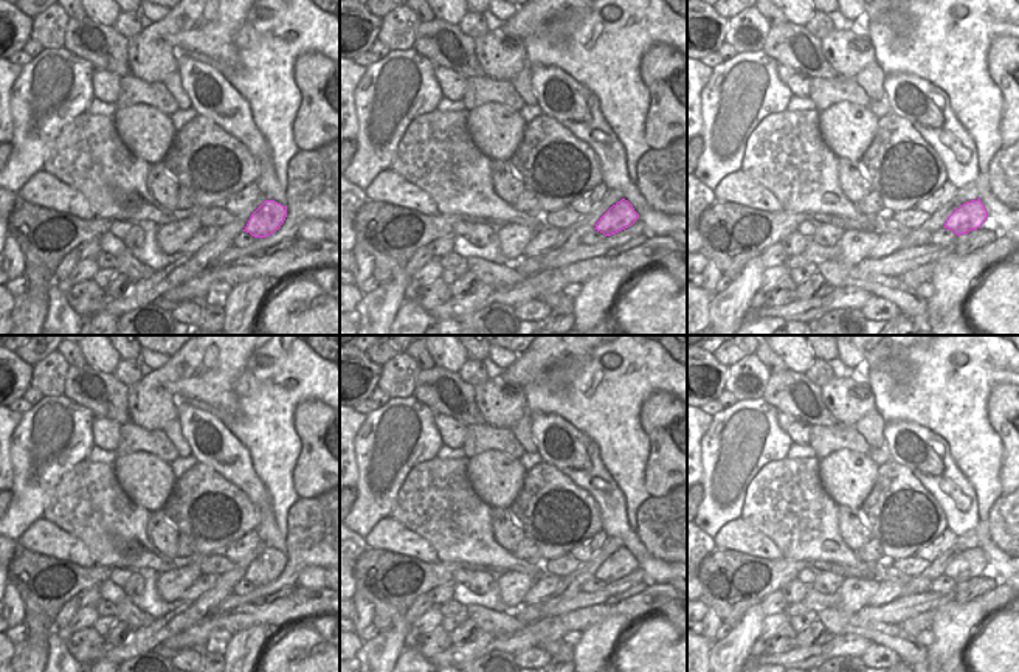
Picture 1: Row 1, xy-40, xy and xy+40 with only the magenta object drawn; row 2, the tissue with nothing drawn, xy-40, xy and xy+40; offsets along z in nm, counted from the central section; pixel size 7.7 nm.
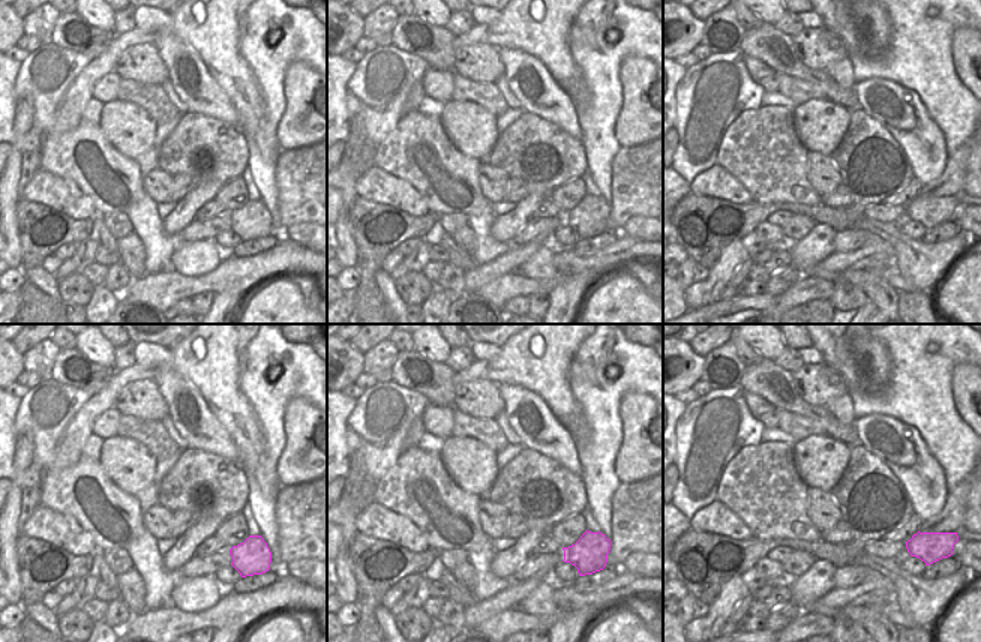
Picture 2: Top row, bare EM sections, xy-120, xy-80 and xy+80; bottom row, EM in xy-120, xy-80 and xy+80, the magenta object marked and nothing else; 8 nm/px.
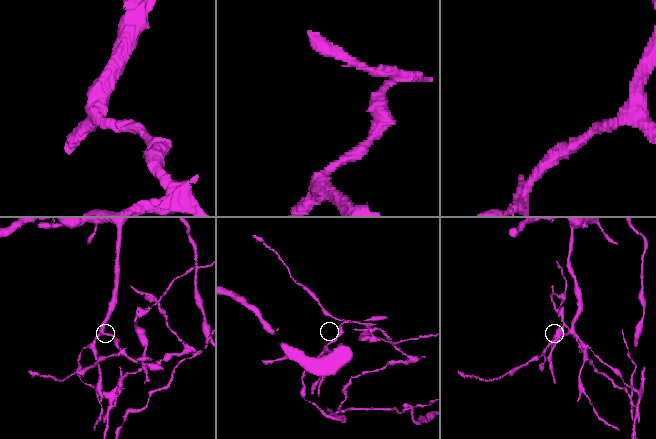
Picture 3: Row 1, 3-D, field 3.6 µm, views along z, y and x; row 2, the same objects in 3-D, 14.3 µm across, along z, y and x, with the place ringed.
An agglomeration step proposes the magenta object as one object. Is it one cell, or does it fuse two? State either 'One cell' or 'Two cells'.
Two cells.

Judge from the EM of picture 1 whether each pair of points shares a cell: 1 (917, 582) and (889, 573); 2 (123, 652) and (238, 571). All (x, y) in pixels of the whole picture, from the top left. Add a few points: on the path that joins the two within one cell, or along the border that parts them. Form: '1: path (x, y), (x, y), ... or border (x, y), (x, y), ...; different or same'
1: border (911, 578), (906, 585); different
2: path (151, 637), (186, 613), (196, 612), (210, 599); same

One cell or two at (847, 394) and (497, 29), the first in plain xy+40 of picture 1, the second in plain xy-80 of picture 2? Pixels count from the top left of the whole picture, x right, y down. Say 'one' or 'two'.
two

